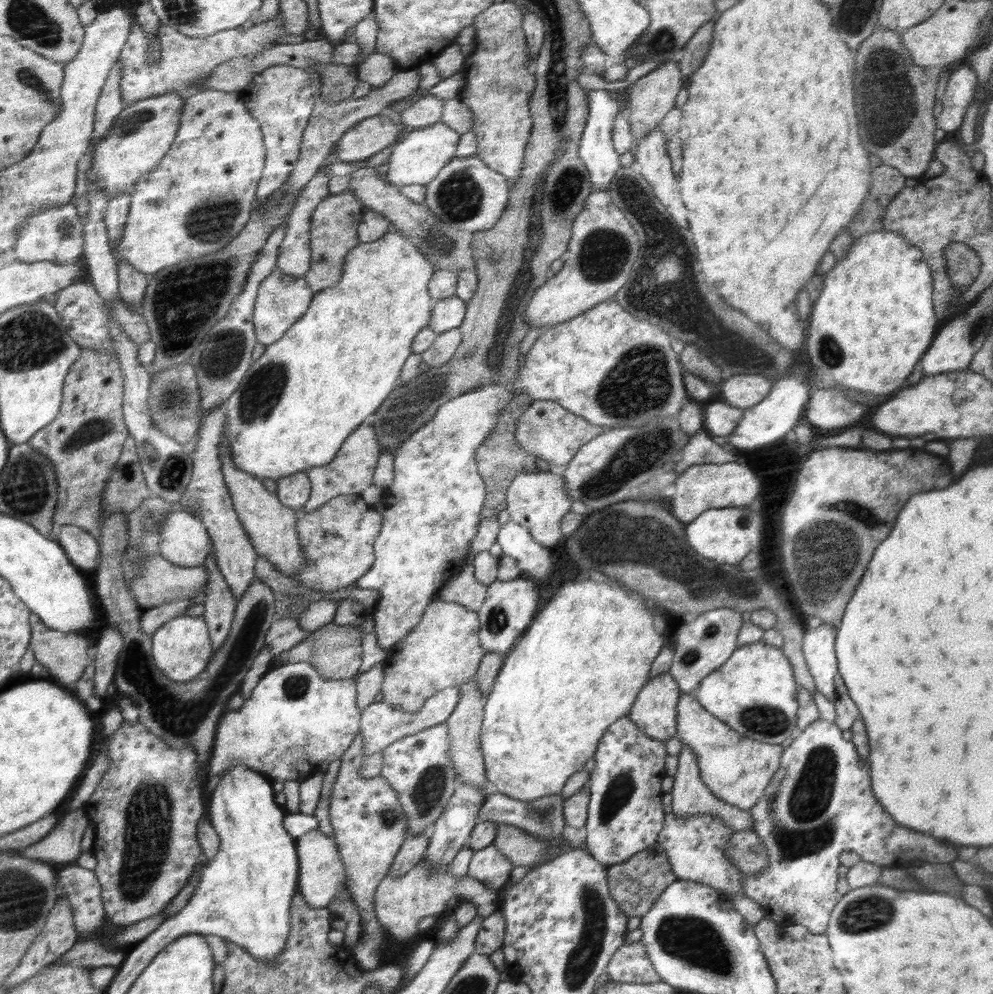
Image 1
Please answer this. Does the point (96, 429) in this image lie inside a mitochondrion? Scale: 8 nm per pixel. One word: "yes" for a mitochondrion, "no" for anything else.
yes

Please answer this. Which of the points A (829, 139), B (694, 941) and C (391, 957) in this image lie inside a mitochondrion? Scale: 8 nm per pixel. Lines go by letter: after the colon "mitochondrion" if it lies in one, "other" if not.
A: other
B: mitochondrion
C: other

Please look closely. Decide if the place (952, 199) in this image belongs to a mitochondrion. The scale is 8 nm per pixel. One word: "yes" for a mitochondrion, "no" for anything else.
yes

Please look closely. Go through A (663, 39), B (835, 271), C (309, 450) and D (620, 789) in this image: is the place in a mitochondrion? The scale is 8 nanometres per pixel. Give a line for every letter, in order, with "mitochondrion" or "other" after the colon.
A: mitochondrion
B: other
C: other
D: mitochondrion

